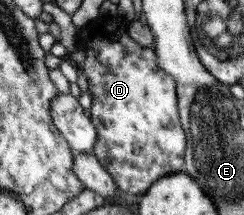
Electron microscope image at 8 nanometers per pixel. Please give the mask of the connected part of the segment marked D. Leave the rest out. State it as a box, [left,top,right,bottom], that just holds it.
[77,17,185,196]

